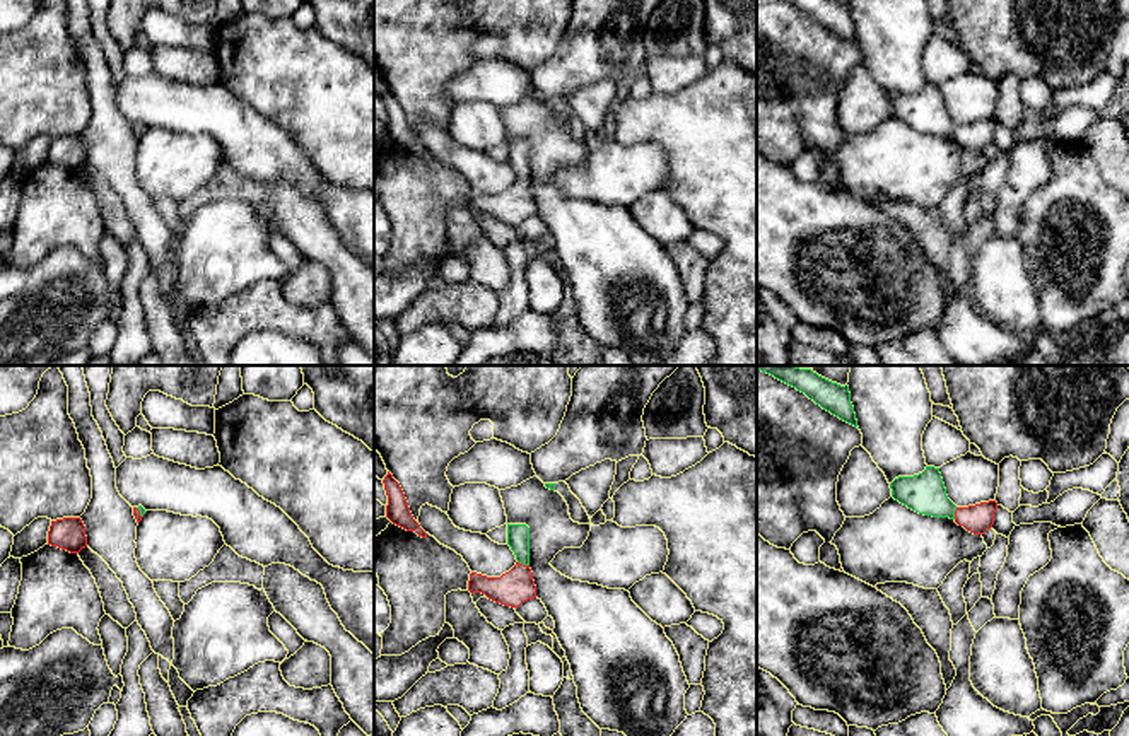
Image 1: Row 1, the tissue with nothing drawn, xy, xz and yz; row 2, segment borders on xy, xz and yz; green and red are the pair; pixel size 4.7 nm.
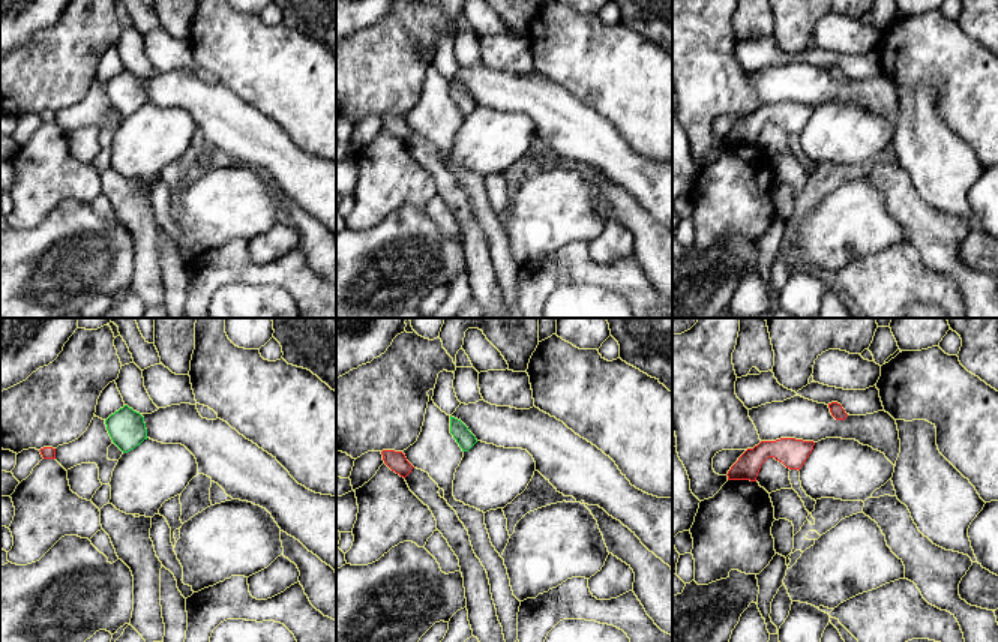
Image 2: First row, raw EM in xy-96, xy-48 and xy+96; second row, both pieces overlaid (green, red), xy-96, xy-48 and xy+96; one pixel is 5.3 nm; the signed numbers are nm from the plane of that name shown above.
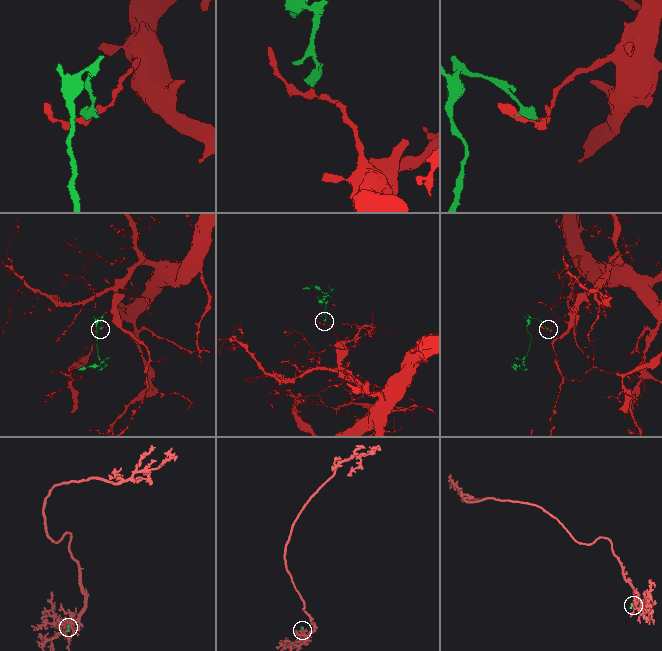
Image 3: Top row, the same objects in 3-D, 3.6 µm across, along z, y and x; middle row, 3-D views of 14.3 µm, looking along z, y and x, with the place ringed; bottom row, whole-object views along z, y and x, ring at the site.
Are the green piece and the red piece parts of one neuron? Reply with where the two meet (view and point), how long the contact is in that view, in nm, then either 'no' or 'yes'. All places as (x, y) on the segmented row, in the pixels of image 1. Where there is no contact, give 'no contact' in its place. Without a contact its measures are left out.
contact xz (523, 564); length 60 nm; yes

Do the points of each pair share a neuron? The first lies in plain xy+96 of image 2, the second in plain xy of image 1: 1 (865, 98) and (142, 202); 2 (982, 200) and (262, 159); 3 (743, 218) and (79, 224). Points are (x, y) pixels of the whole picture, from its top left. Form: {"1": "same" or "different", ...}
{"1": "different", "2": "same", "3": "same"}

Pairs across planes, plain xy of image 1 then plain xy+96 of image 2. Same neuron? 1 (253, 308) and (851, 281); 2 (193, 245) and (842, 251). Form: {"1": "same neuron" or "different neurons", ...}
{"1": "same neuron", "2": "same neuron"}

